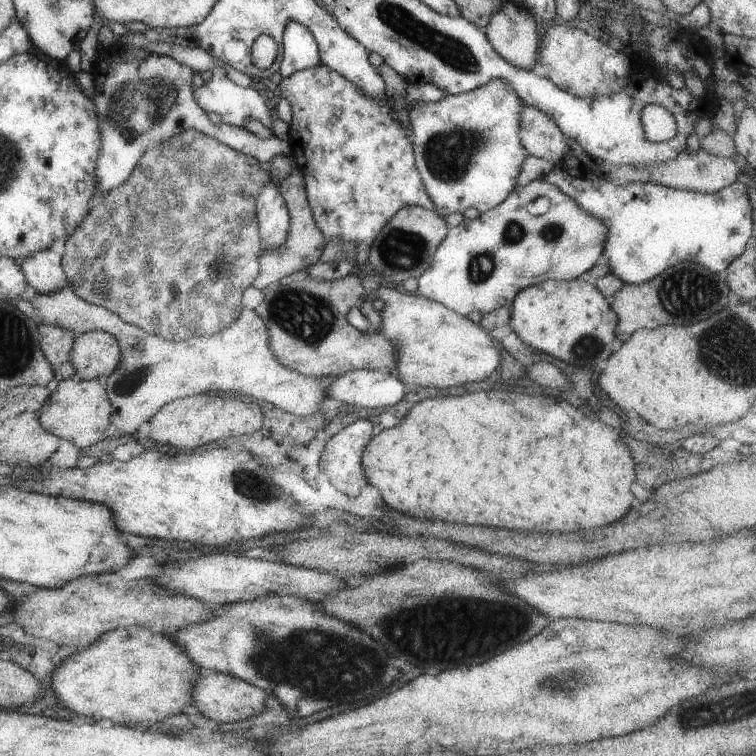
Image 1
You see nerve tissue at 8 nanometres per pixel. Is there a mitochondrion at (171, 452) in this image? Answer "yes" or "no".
no

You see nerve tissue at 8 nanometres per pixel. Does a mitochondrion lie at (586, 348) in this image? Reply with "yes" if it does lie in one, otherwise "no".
yes

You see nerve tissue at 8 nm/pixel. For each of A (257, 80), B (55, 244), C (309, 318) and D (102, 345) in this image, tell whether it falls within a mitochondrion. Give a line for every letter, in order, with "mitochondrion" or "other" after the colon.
A: other
B: other
C: mitochondrion
D: other

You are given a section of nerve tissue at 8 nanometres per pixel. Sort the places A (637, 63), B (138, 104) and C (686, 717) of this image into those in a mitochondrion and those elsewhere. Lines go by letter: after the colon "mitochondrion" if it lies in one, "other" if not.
A: other
B: mitochondrion
C: other

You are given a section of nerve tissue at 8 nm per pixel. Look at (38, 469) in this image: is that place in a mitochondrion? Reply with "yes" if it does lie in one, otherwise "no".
no

